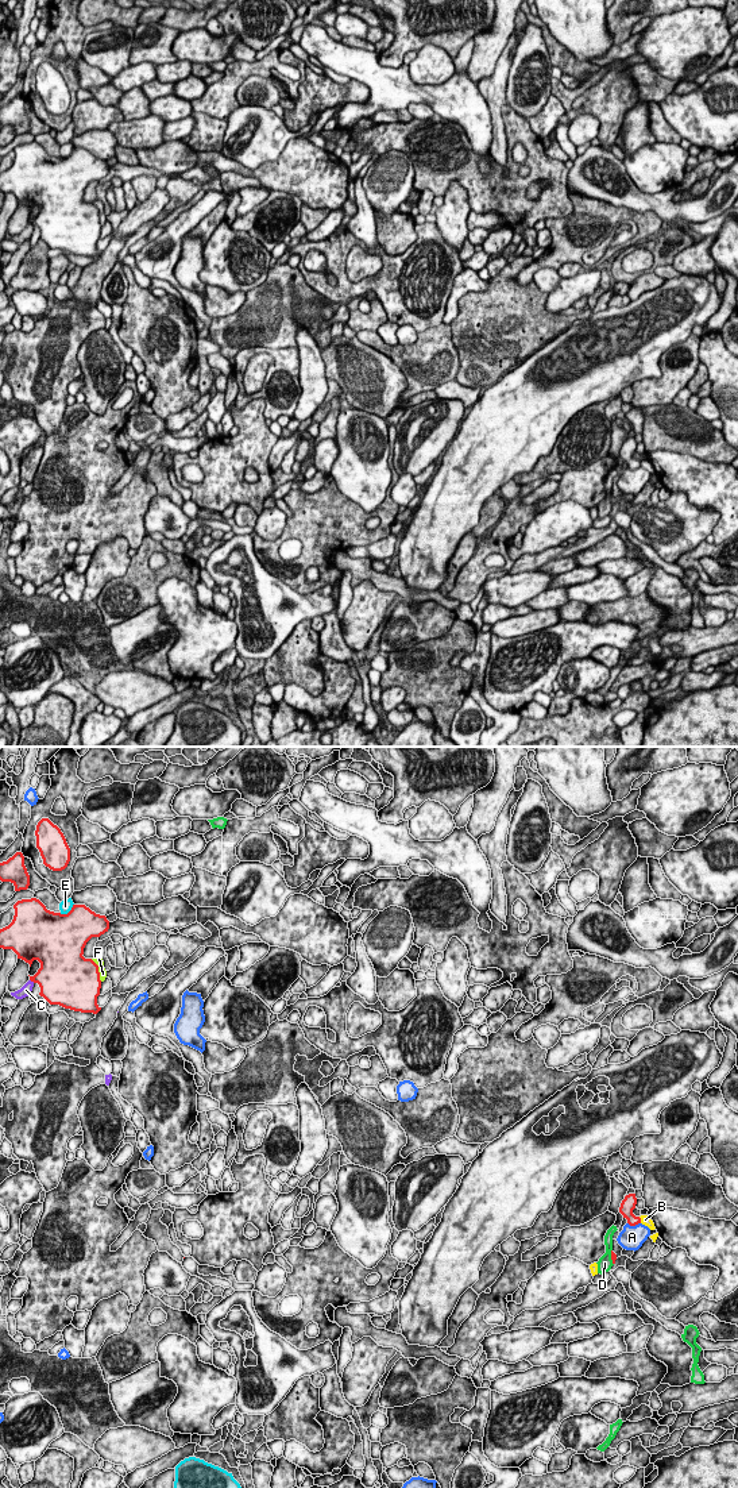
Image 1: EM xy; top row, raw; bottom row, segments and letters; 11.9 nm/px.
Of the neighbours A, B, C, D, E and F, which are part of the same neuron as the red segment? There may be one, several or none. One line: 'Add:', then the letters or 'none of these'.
Add: none of these

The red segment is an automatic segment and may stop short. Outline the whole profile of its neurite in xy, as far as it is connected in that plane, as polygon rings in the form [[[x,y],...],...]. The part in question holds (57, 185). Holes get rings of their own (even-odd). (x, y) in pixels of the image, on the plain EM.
[[[36,142],[18,144],[13,153],[15,159],[12,166],[0,173],[0,192],[12,193],[18,198],[18,203],[24,204],[30,211],[34,204],[40,207],[40,212],[34,220],[30,220],[30,224],[39,228],[39,239],[50,248],[59,248],[74,255],[97,258],[101,254],[97,248],[97,240],[101,232],[98,209],[92,203],[85,203],[82,198],[86,186],[92,181],[100,181],[108,176],[109,165],[107,161],[96,158],[85,149],[73,149],[67,158],[54,157],[47,154]]]

